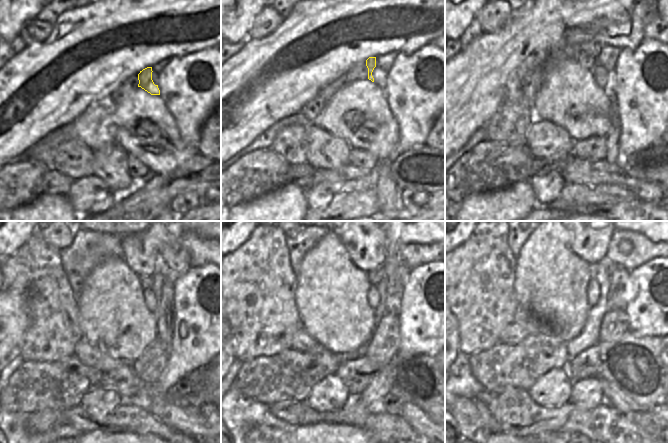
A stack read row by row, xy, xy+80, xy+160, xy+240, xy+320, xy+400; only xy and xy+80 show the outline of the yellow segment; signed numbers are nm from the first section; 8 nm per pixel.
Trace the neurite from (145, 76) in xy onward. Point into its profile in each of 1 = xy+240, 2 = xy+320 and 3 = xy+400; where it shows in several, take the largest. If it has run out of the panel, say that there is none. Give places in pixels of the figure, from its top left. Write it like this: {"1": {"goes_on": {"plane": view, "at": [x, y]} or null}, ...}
{"1": {"goes_on": {"plane": "xy+240", "at": [133, 253]}}, "2": {"goes_on": {"plane": "xy+320", "at": [365, 241]}}, "3": {"goes_on": {"plane": "xy+400", "at": [590, 241]}}}

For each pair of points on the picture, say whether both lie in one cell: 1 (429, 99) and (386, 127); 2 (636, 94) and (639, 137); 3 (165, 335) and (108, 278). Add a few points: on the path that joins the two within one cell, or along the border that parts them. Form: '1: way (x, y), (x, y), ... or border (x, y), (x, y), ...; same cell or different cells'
1: border (386, 98), (387, 105), (397, 122), (398, 143); different cells
2: way (639, 105), (639, 126); same cell
3: border (154, 316), (155, 333), (158, 338); different cells

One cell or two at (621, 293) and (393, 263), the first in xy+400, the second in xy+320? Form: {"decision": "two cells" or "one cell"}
{"decision": "one cell"}

